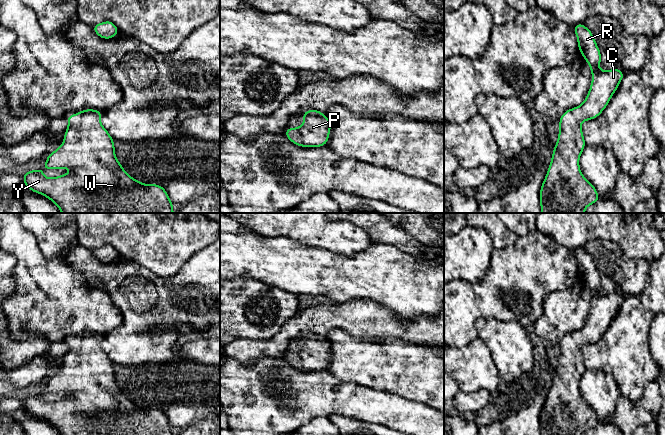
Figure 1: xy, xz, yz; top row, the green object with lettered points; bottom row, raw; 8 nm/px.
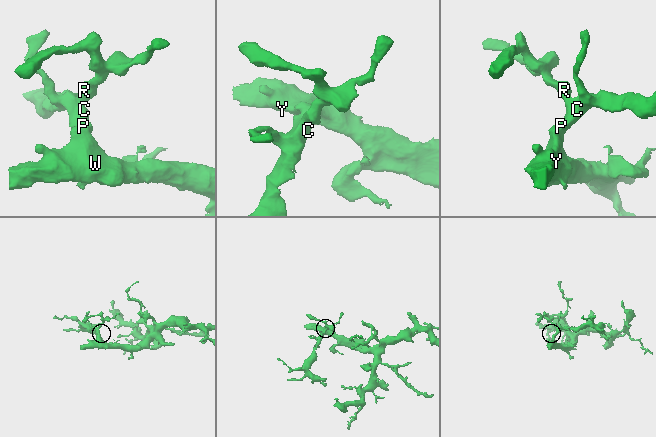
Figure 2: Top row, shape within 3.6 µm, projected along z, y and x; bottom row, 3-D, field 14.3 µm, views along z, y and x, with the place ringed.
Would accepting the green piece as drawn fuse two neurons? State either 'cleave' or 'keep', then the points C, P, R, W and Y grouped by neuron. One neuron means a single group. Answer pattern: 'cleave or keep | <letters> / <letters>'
keep | C P R W Y

